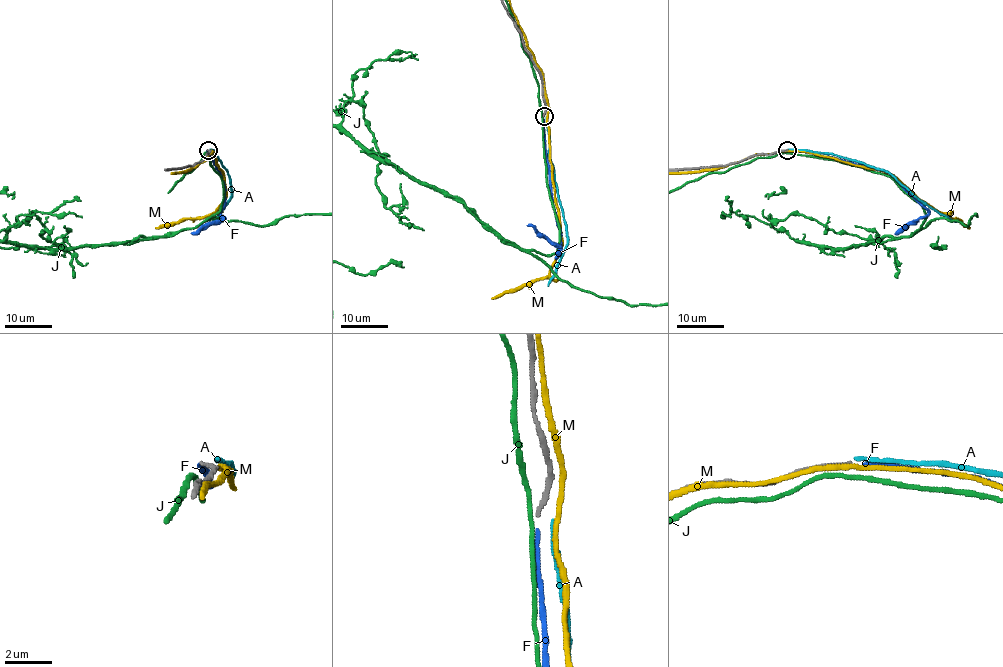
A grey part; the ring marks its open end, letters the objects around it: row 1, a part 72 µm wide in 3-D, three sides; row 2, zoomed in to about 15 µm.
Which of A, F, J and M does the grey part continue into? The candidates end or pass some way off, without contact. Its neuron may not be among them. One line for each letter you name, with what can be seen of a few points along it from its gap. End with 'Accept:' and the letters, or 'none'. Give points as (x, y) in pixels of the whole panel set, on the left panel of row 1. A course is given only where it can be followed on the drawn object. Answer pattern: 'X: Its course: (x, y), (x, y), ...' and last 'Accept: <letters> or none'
F: Its course: (207, 150), (220, 173), (223, 216), (219, 221), (207, 222), (195, 233), (191, 233)
Accept: F

